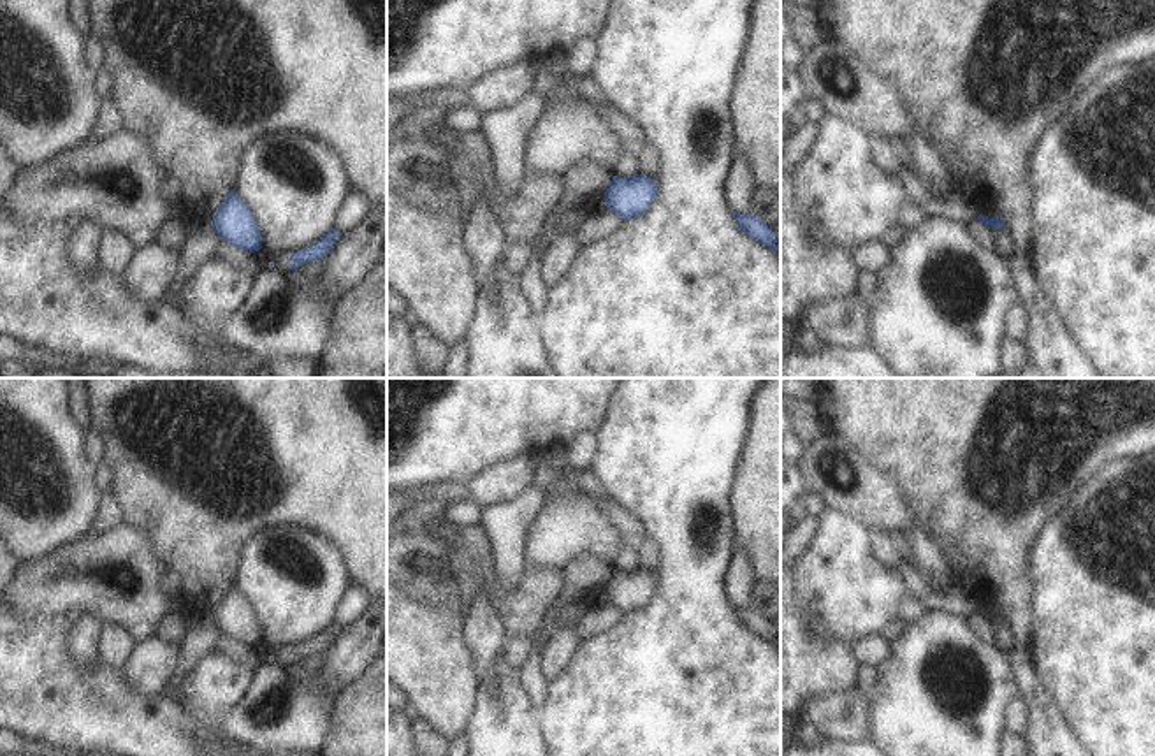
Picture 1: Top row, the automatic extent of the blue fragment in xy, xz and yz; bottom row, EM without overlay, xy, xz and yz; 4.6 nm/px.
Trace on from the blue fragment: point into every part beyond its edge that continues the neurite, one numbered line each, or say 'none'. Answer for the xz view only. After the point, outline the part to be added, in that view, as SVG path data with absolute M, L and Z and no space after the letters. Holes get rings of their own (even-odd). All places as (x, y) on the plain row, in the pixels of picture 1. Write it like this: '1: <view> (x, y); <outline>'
none

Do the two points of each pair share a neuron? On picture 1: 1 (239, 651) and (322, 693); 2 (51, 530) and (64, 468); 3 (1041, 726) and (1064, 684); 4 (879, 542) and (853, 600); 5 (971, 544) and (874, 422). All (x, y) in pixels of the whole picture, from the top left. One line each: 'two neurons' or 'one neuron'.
1: two neurons
2: one neuron
3: two neurons
4: two neurons
5: one neuron

